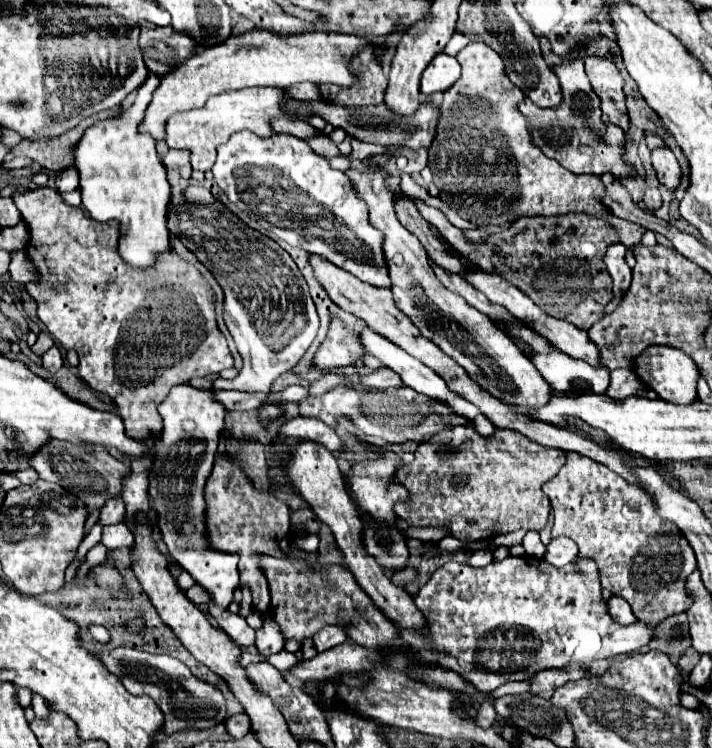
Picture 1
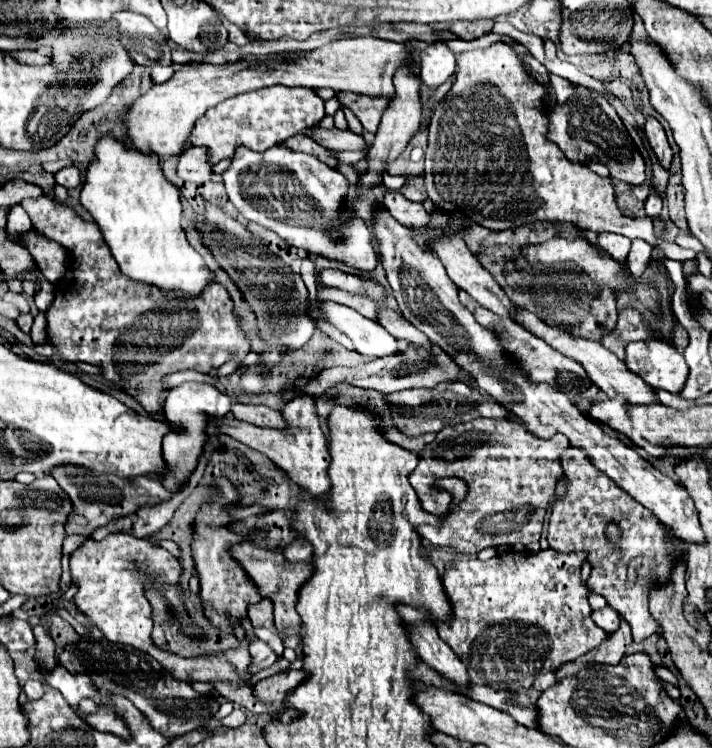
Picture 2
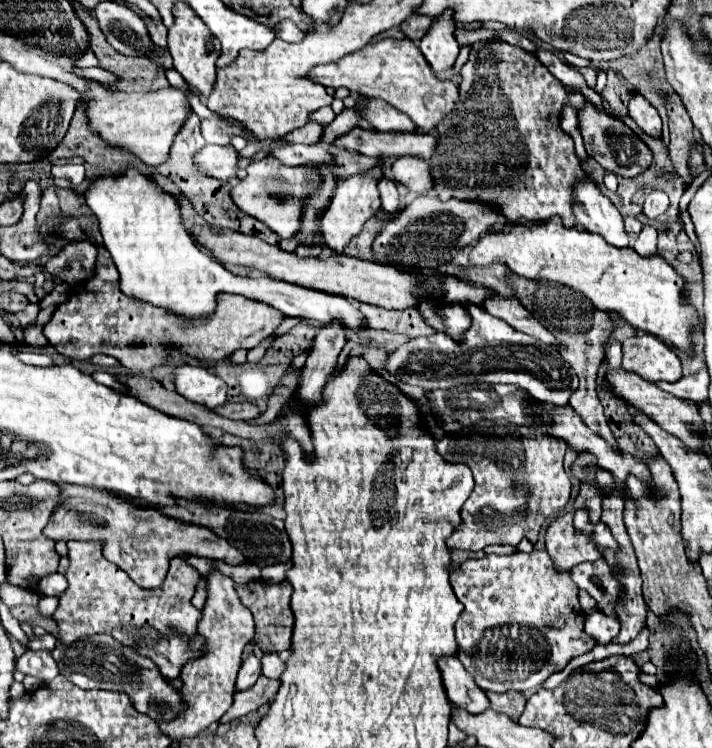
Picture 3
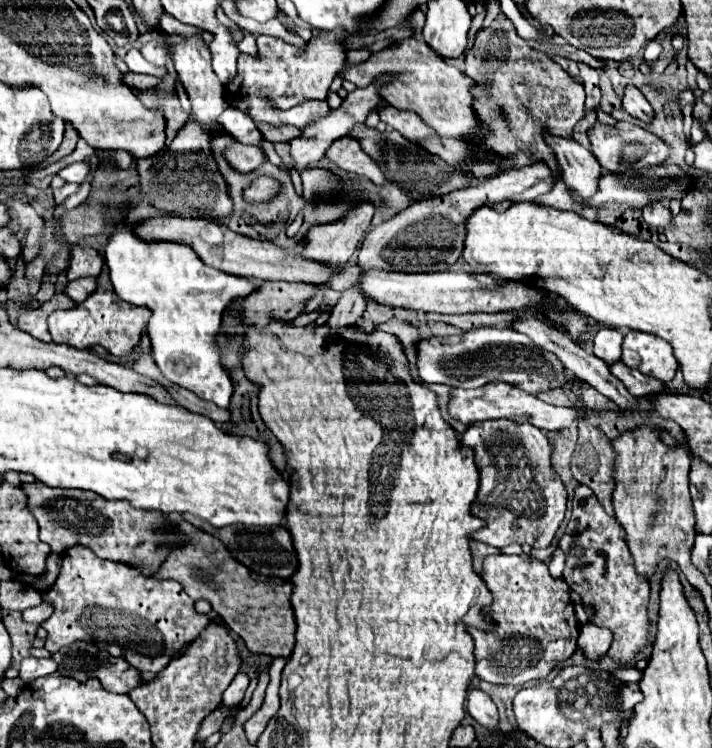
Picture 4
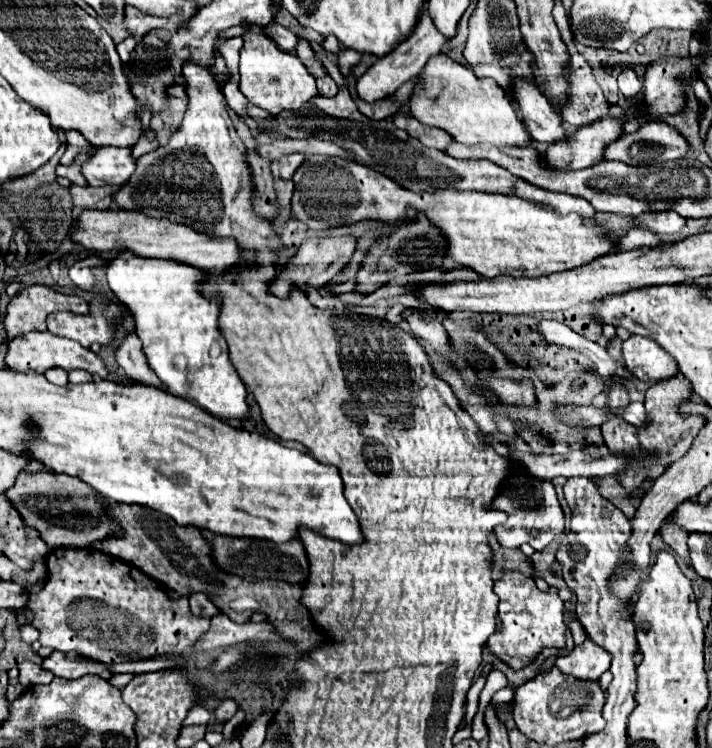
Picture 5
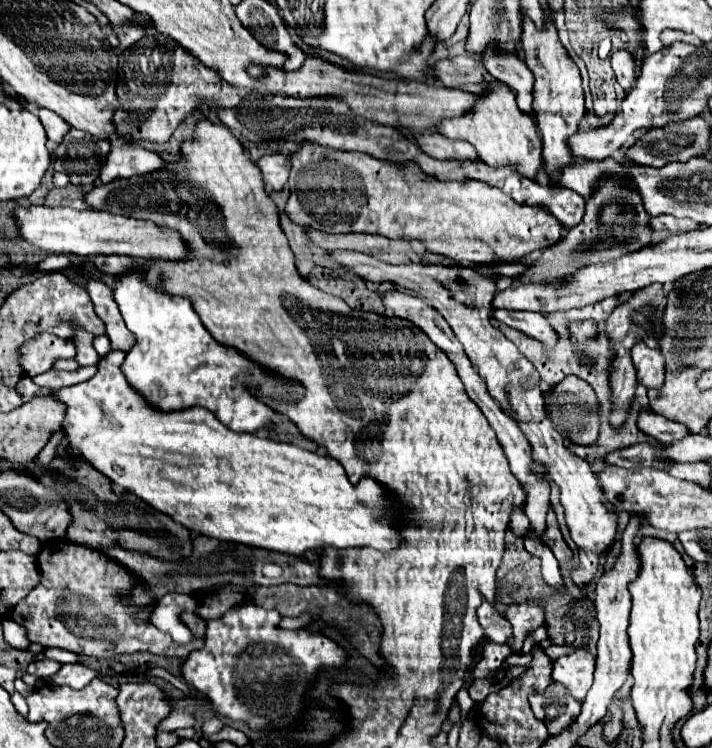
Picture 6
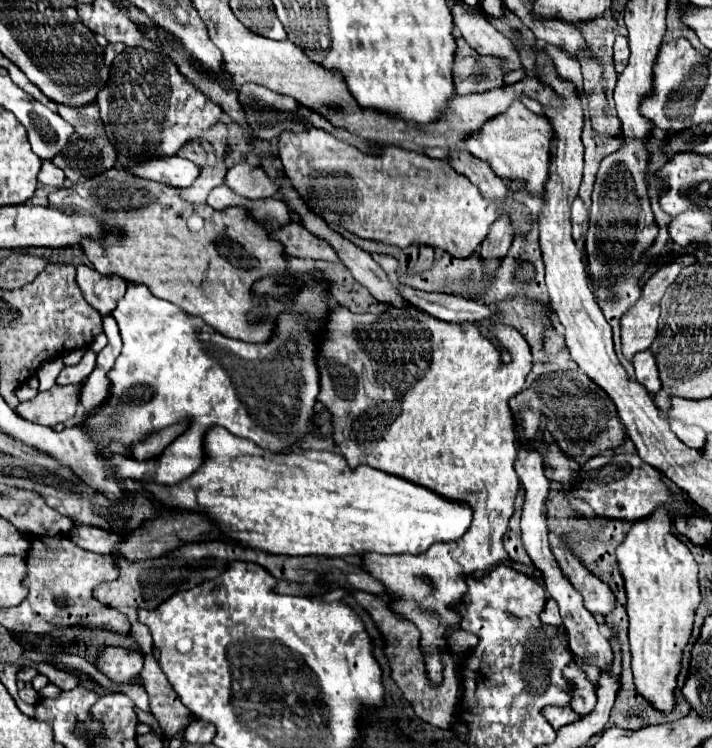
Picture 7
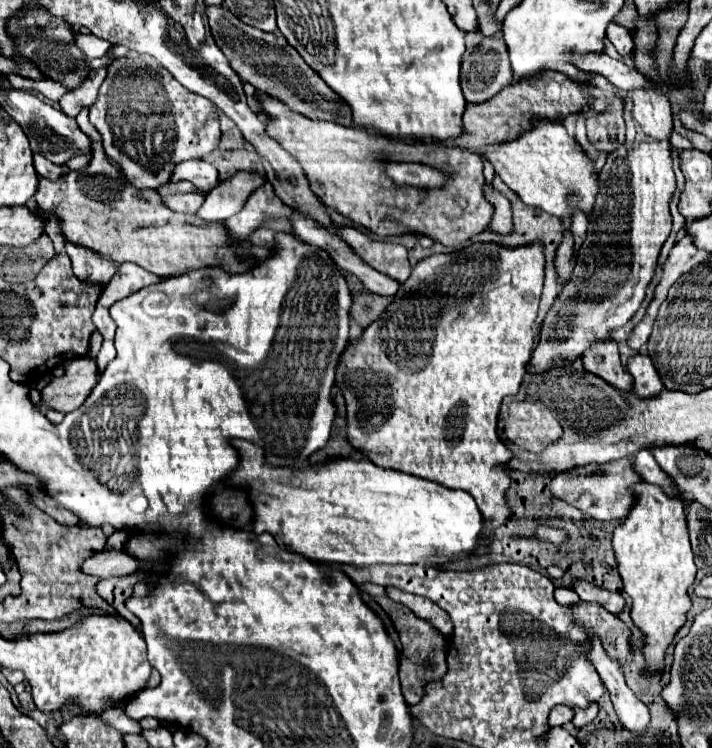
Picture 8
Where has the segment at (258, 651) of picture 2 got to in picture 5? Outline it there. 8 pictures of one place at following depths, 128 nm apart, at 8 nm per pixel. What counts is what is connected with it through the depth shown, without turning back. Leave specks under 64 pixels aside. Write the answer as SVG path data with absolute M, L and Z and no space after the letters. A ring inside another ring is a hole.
M228 698L228 700L224 700L224 702L214 710L214 718L216 718L216 722L224 724L224 722L228 722L228 720L236 714L236 710L238 710L238 704L236 704L232 698Z

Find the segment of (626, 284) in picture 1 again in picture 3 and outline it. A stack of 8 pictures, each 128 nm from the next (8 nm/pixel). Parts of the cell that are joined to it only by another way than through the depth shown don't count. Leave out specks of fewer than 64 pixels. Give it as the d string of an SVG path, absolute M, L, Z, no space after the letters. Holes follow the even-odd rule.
M588 178L588 184L576 188L576 218L580 220L582 230L600 234L608 244L618 248L630 246L620 212L598 190L592 178Z

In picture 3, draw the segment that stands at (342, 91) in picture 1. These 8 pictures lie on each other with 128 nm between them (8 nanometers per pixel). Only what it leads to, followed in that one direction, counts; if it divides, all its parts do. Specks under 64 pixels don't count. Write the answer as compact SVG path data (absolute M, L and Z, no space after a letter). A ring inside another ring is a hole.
M368 98L368 102L360 108L360 116L364 116L376 132L414 132L416 128L408 116L376 98Z

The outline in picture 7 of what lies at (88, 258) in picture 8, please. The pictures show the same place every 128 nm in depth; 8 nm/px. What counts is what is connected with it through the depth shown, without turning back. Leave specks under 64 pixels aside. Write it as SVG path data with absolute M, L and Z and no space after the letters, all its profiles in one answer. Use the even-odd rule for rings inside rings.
M78 266L78 274L76 280L84 292L84 298L102 314L102 316L110 316L116 308L118 298L124 294L126 290L126 282L114 276L102 276L100 272L86 268L86 266Z

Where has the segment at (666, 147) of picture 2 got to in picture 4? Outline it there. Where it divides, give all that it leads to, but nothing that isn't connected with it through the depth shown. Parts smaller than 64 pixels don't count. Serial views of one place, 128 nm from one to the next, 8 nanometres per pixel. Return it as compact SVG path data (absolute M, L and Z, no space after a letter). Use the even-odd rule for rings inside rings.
M628 86L626 92L624 92L624 110L630 116L634 116L634 118L638 118L638 120L642 120L646 124L650 124L652 118L654 118L654 110L652 110L650 102L634 86Z

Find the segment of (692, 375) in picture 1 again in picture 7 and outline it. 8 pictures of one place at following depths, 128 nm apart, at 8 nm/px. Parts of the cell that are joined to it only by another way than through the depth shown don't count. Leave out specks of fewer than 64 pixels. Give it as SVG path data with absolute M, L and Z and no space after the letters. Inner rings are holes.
M650 350L638 352L634 356L634 370L636 370L636 380L650 392L656 394L660 390L660 378L658 378L658 368L656 368L656 360L652 356Z

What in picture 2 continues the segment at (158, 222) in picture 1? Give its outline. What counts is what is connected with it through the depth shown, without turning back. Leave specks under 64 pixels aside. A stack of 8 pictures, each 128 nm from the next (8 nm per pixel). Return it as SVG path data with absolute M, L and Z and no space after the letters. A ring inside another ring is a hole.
M152 66L152 70L150 70L150 80L152 80L152 84L162 84L162 82L166 82L172 74L174 74L172 66ZM110 134L98 140L94 154L96 158L88 164L84 174L80 202L104 232L106 244L120 270L132 280L200 294L214 274L204 266L202 256L186 242L180 224L182 206L178 188L162 174L158 156L128 148Z

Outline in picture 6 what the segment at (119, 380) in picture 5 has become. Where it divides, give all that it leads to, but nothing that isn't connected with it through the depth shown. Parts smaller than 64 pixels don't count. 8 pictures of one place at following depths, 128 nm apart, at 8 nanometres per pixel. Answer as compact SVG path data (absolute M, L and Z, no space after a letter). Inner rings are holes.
M41 332L20 349L19 364L30 378L42 374L54 366L58 358L74 358L76 346L70 338L60 338L49 332Z

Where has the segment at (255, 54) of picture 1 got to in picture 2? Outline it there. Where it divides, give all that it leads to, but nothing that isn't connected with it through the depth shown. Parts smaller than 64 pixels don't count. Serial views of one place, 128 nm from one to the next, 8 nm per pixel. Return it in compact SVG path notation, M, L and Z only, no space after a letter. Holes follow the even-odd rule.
M342 38L328 46L292 52L292 56L268 56L256 62L234 62L234 64L184 64L174 76L158 86L152 86L148 94L140 96L126 116L130 138L136 150L154 152L158 158L172 158L182 152L188 140L188 128L196 124L200 116L218 102L256 90L262 86L304 86L304 88L332 88L336 92L350 90L370 96L392 96L392 76L402 60L410 56L410 46L406 42L392 42L380 38Z

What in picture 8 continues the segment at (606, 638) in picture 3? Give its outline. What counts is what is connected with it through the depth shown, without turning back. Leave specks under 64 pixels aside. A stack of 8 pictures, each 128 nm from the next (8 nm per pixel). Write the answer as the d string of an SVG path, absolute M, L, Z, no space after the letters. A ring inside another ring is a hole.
M590 704L590 706L584 708L584 710L576 708L576 710L574 710L574 720L572 720L572 724L574 724L576 728L584 728L584 726L588 726L588 724L596 718L596 714L598 714L598 704Z

